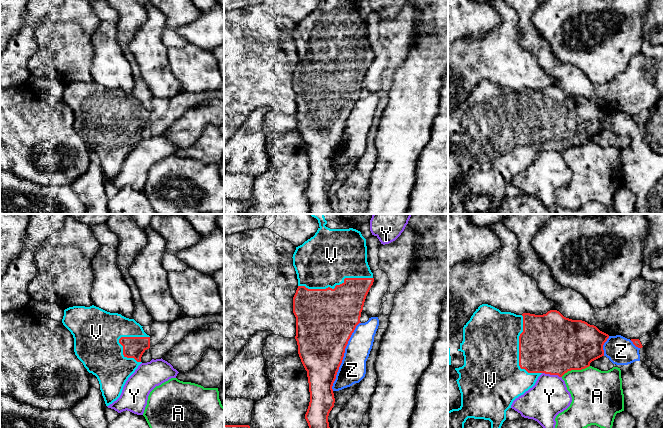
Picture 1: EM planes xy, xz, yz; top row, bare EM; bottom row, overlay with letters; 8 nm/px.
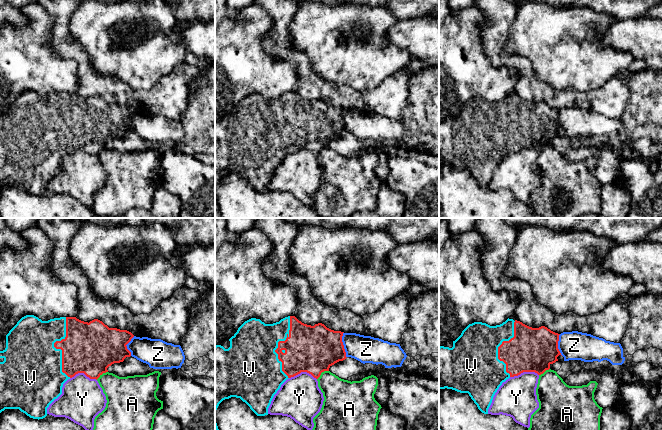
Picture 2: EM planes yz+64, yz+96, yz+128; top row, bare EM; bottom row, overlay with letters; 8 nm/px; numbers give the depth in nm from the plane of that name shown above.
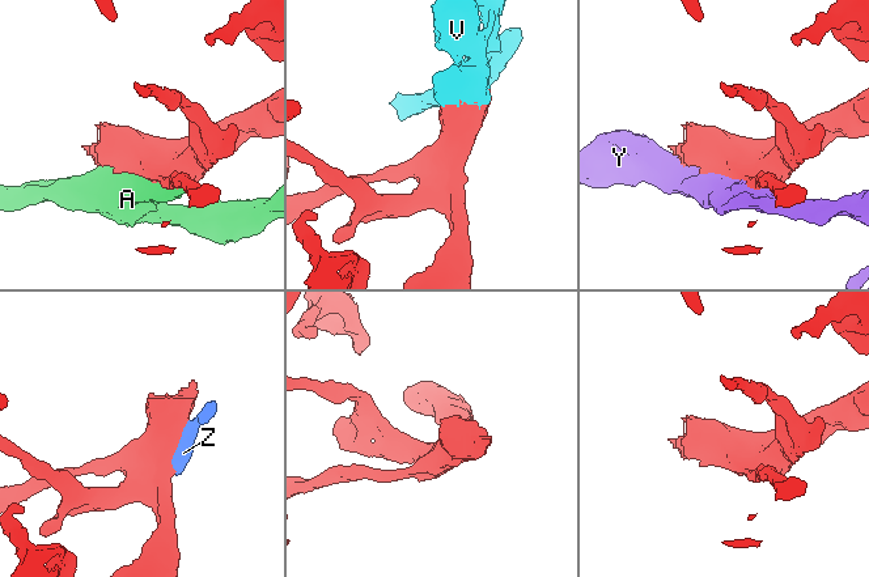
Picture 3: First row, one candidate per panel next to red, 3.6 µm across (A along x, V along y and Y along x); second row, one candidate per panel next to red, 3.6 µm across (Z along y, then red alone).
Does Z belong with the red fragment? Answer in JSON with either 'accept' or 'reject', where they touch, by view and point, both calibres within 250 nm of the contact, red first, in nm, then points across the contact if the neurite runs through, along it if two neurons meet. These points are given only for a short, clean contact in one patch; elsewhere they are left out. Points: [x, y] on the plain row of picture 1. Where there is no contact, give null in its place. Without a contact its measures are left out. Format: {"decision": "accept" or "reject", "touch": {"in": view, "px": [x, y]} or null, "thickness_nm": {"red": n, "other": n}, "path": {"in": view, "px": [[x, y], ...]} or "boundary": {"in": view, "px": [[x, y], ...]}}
{"decision": "reject", "touch": {"in": "xz", "px": [343, 132]}, "thickness_nm": {"red": 440, "other": 220}}

